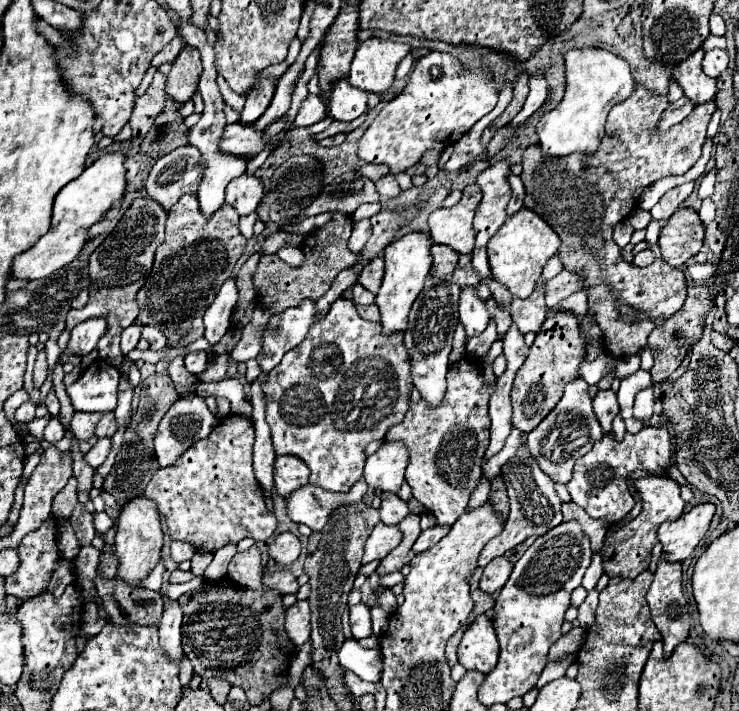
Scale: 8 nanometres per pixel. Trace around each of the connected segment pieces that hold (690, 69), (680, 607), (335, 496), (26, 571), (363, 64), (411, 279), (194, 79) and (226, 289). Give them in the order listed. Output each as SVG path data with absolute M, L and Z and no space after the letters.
M700 48L692 56L688 56L688 60L672 68L674 80L684 88L684 96L688 100L698 100L698 104L706 104L708 100L714 100L718 92L716 80L702 72L702 66L700 66L702 56L704 56L704 50Z
M660 560L660 564L654 572L654 582L646 594L646 600L648 600L650 612L652 612L652 620L662 634L664 656L668 658L672 654L672 650L688 638L688 630L690 630L690 616L686 610L688 602L686 602L686 596L682 594L682 566L678 562Z
M360 480L354 486L356 488L352 488L350 492L340 494L340 492L328 492L312 484L306 484L304 488L292 492L292 496L286 500L288 516L298 524L310 526L314 532L320 532L328 524L330 514L334 510L348 504L358 504L362 500L364 492L368 490L366 482Z
M50 516L36 532L28 534L20 542L20 568L16 574L6 578L8 594L20 600L28 600L46 590L48 580L54 572L54 562L60 558L56 546L56 528L56 518Z
M368 38L358 44L350 68L348 82L366 92L384 92L394 82L394 70L398 62L410 52L408 44Z
M408 232L402 238L394 240L392 244L388 244L384 248L384 262L386 262L386 272L384 272L384 280L380 286L380 292L376 294L376 304L380 308L380 322L382 322L382 330L384 334L392 334L392 332L404 332L406 324L408 324L408 312L412 308L412 302L416 300L416 296L422 292L424 280L430 274L430 266L432 266L432 238L426 232Z
M184 46L176 60L172 62L172 70L166 82L166 94L176 102L188 102L192 94L198 90L198 80L202 76L200 52L192 46Z
M230 276L222 284L220 292L216 294L214 302L210 304L210 308L204 314L204 326L206 326L204 338L210 344L216 344L228 332L228 328L230 328L230 316L232 316L232 310L236 306L236 300L238 300L236 276Z

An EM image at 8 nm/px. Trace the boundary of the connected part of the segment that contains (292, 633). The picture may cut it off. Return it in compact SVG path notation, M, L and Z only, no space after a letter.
M308 600L296 602L286 610L286 632L300 646L310 640L310 606Z

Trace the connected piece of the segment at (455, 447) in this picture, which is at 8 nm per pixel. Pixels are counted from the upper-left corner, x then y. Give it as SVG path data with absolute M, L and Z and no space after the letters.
M462 358L460 362L452 364L446 380L448 380L448 390L438 408L428 408L424 402L410 404L404 420L386 432L388 442L402 442L408 448L410 462L406 468L406 482L410 484L414 498L428 512L436 516L438 526L452 526L456 518L468 508L470 494L478 486L478 480L482 476L482 460L484 460L484 454L488 448L488 436L490 436L488 398L494 392L494 386L484 388L480 366L476 366L468 358Z

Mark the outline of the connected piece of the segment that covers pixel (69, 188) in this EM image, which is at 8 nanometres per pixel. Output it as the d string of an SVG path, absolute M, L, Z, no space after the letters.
M106 152L98 160L94 160L82 176L72 180L72 184L66 184L56 200L54 200L54 216L50 230L38 240L36 246L22 252L14 258L12 264L12 276L14 278L46 278L52 272L64 268L70 264L82 248L88 244L88 230L104 220L104 214L114 206L114 202L122 200L126 190L126 168L124 168L126 156L122 152Z

